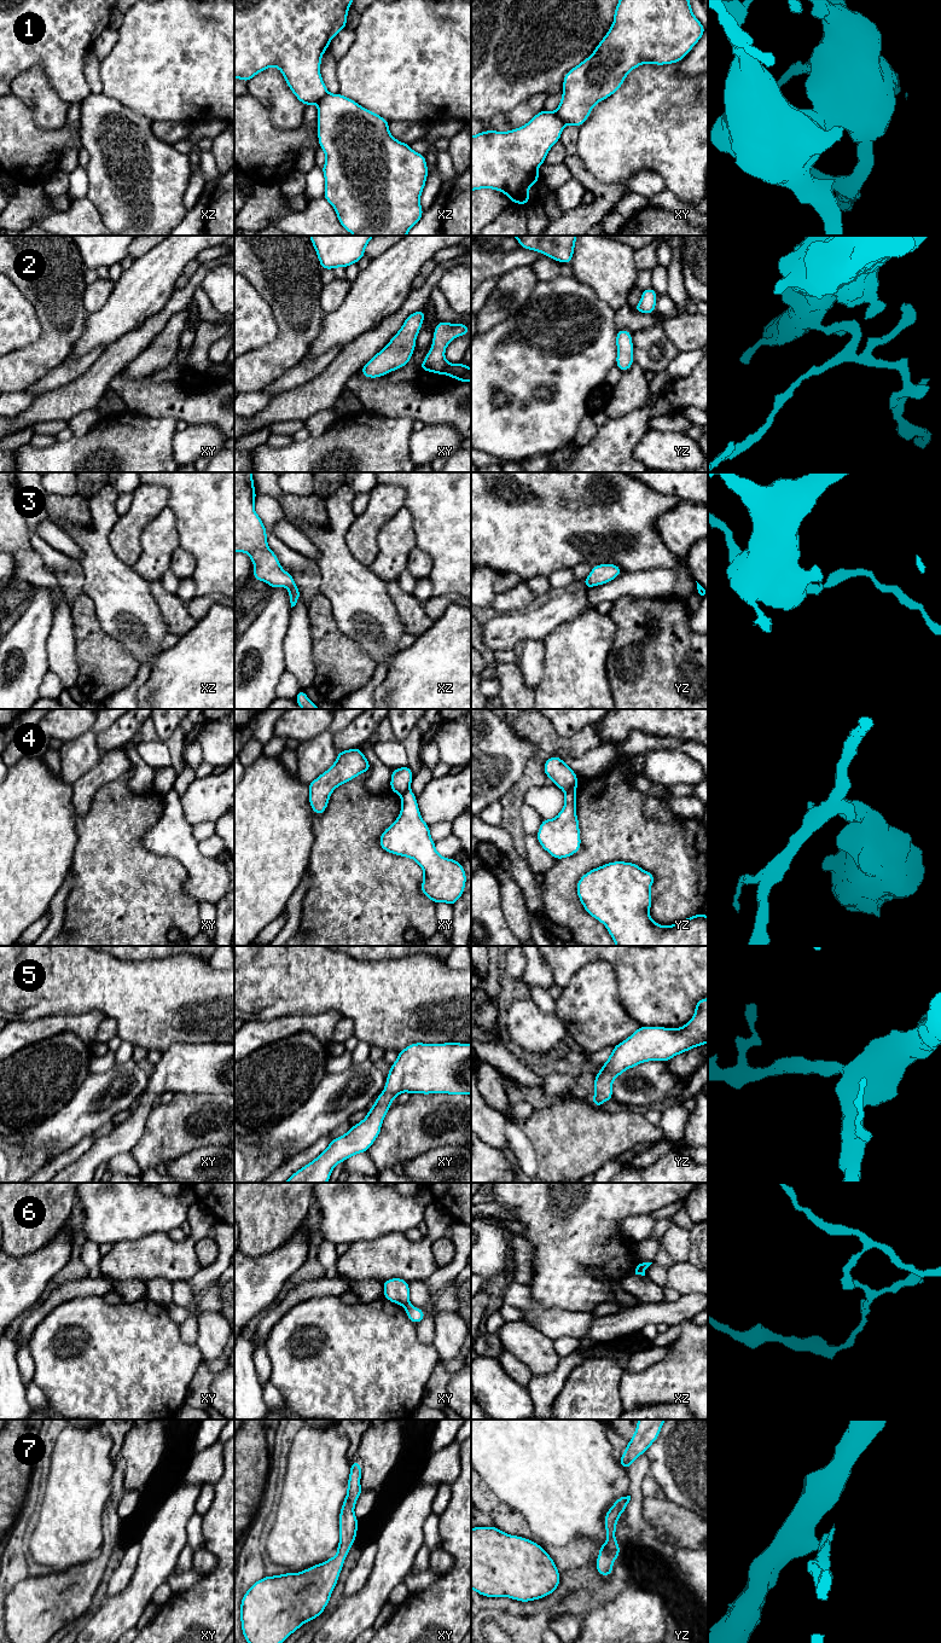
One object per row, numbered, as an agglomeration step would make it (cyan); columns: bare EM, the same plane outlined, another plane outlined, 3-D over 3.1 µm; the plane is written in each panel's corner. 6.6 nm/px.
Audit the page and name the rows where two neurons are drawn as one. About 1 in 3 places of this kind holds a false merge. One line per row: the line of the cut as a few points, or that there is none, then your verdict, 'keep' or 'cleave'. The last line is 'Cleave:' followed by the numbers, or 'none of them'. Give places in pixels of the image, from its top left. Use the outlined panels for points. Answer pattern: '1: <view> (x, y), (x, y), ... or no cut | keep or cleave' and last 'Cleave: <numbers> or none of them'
1: xy (556, 110), (564, 125) | cleave
2: no cut | keep
3: no cut | keep
4: yz (565, 791), (574, 793) | cleave
5: no cut | keep
6: xy (408, 1304), (405, 1307) | cleave
7: no cut | keep
Cleave: 1, 4, 6

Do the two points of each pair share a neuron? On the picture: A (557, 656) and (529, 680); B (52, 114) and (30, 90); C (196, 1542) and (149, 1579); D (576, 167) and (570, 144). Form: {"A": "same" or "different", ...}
{"A": "different", "B": "same", "C": "different", "D": "same"}

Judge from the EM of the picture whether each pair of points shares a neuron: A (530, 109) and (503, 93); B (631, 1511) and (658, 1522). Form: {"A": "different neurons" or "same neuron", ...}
{"A": "different neurons", "B": "different neurons"}

